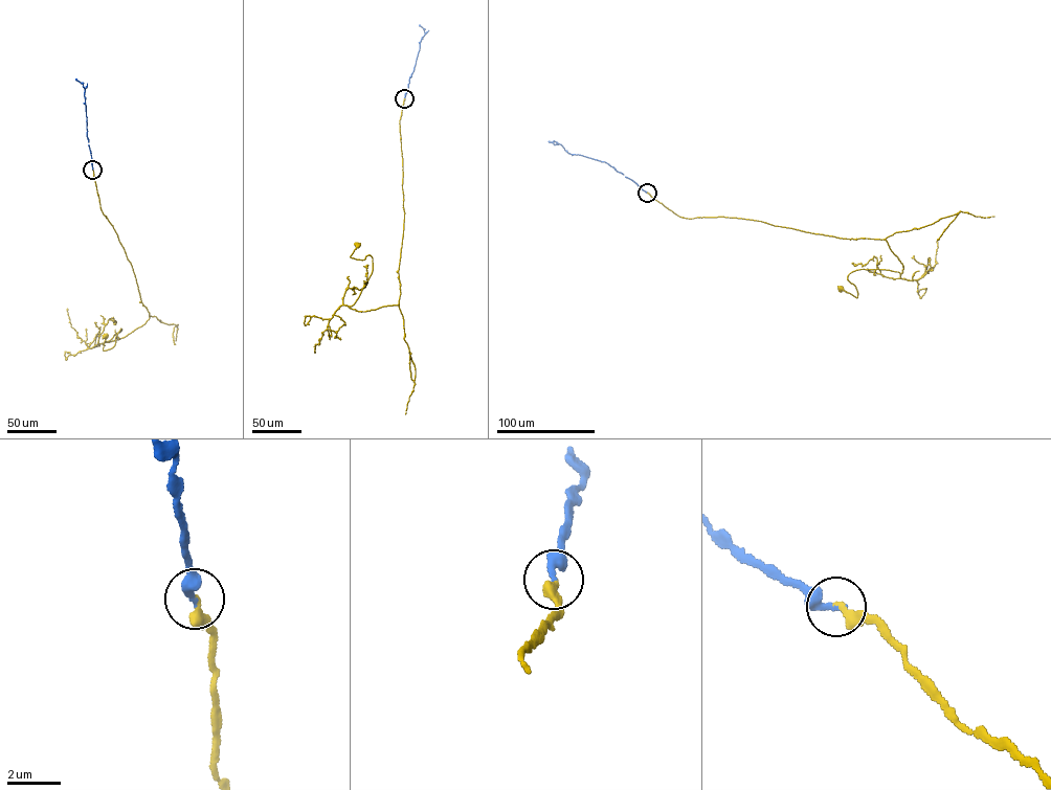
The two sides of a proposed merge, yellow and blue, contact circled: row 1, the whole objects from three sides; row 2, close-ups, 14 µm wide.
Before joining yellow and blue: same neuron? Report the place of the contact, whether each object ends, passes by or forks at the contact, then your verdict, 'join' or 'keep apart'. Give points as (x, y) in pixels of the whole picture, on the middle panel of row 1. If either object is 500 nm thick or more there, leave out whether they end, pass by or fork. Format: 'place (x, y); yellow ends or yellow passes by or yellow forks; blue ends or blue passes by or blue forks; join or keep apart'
place (404, 98); yellow ends; blue ends; join

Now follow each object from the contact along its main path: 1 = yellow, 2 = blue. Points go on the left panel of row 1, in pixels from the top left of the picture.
1: (92, 170), (101, 208), (150, 317), (106, 342), (120, 329), (105, 351), (106, 337)
2: (92, 170), (87, 133), (85, 88), (75, 78)

